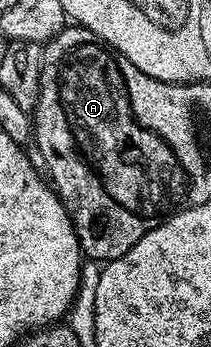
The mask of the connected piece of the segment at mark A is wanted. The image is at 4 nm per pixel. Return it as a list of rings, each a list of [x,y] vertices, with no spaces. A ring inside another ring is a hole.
[[[67,25],[43,46],[40,97],[32,112],[32,143],[38,146],[50,170],[49,182],[74,223],[83,256],[90,261],[109,261],[124,257],[144,233],[166,217],[166,207],[174,199],[182,199],[186,171],[179,170],[167,151],[167,142],[160,141],[157,130],[143,129],[130,119],[128,97],[124,97],[120,77],[102,53],[102,45],[92,42],[86,27]]]

